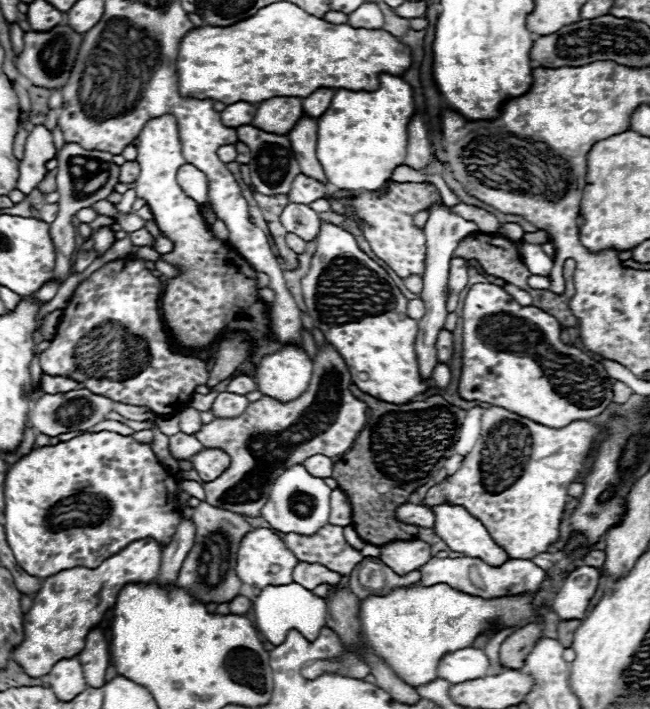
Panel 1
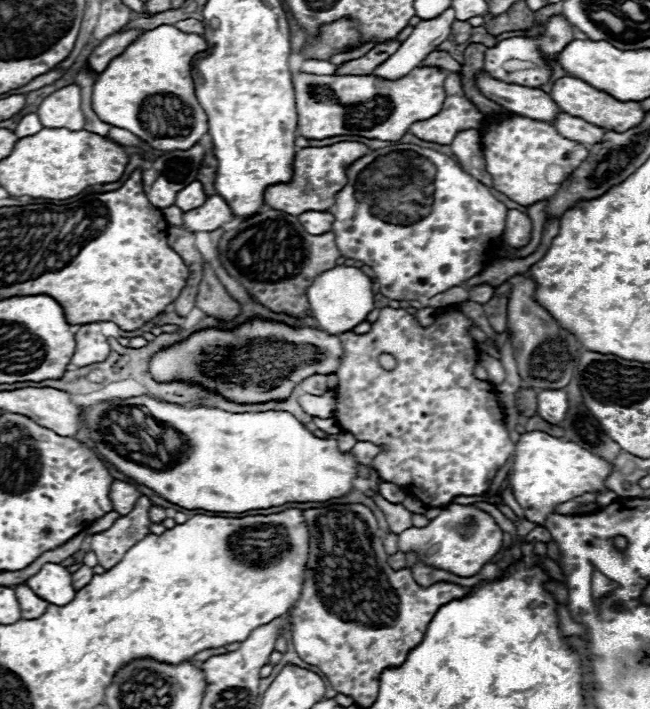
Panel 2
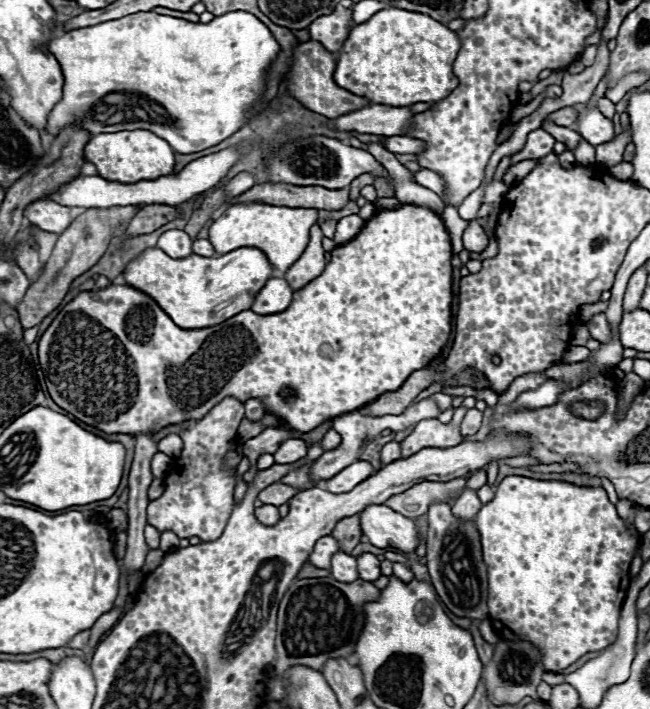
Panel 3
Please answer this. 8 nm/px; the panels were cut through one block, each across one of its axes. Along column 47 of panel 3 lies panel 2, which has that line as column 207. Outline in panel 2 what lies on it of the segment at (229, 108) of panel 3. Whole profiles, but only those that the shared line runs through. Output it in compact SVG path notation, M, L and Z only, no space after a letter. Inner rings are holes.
M164 24L146 30L98 74L92 88L92 108L96 116L110 126L136 134L154 150L170 152L194 146L208 132L206 114L196 100L190 76L190 62L202 50L206 50L206 40L202 36L186 34L176 26ZM162 94L178 102L162 102L158 106L156 96Z

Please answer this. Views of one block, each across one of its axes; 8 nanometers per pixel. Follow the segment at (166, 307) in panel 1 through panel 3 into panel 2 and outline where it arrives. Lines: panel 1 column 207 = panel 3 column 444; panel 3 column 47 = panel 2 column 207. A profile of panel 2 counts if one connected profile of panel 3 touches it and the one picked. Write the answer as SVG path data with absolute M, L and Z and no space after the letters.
M246 322L234 330L200 330L188 336L188 340L180 342L178 346L158 352L150 362L150 374L154 380L164 382L172 378L186 378L194 382L202 382L210 390L220 392L228 400L236 402L268 402L268 400L280 400L290 396L292 388L300 384L304 378L326 372L332 374L338 370L344 356L344 348L340 344L338 336L330 336L316 328L290 328L286 324L274 324L274 322Z

